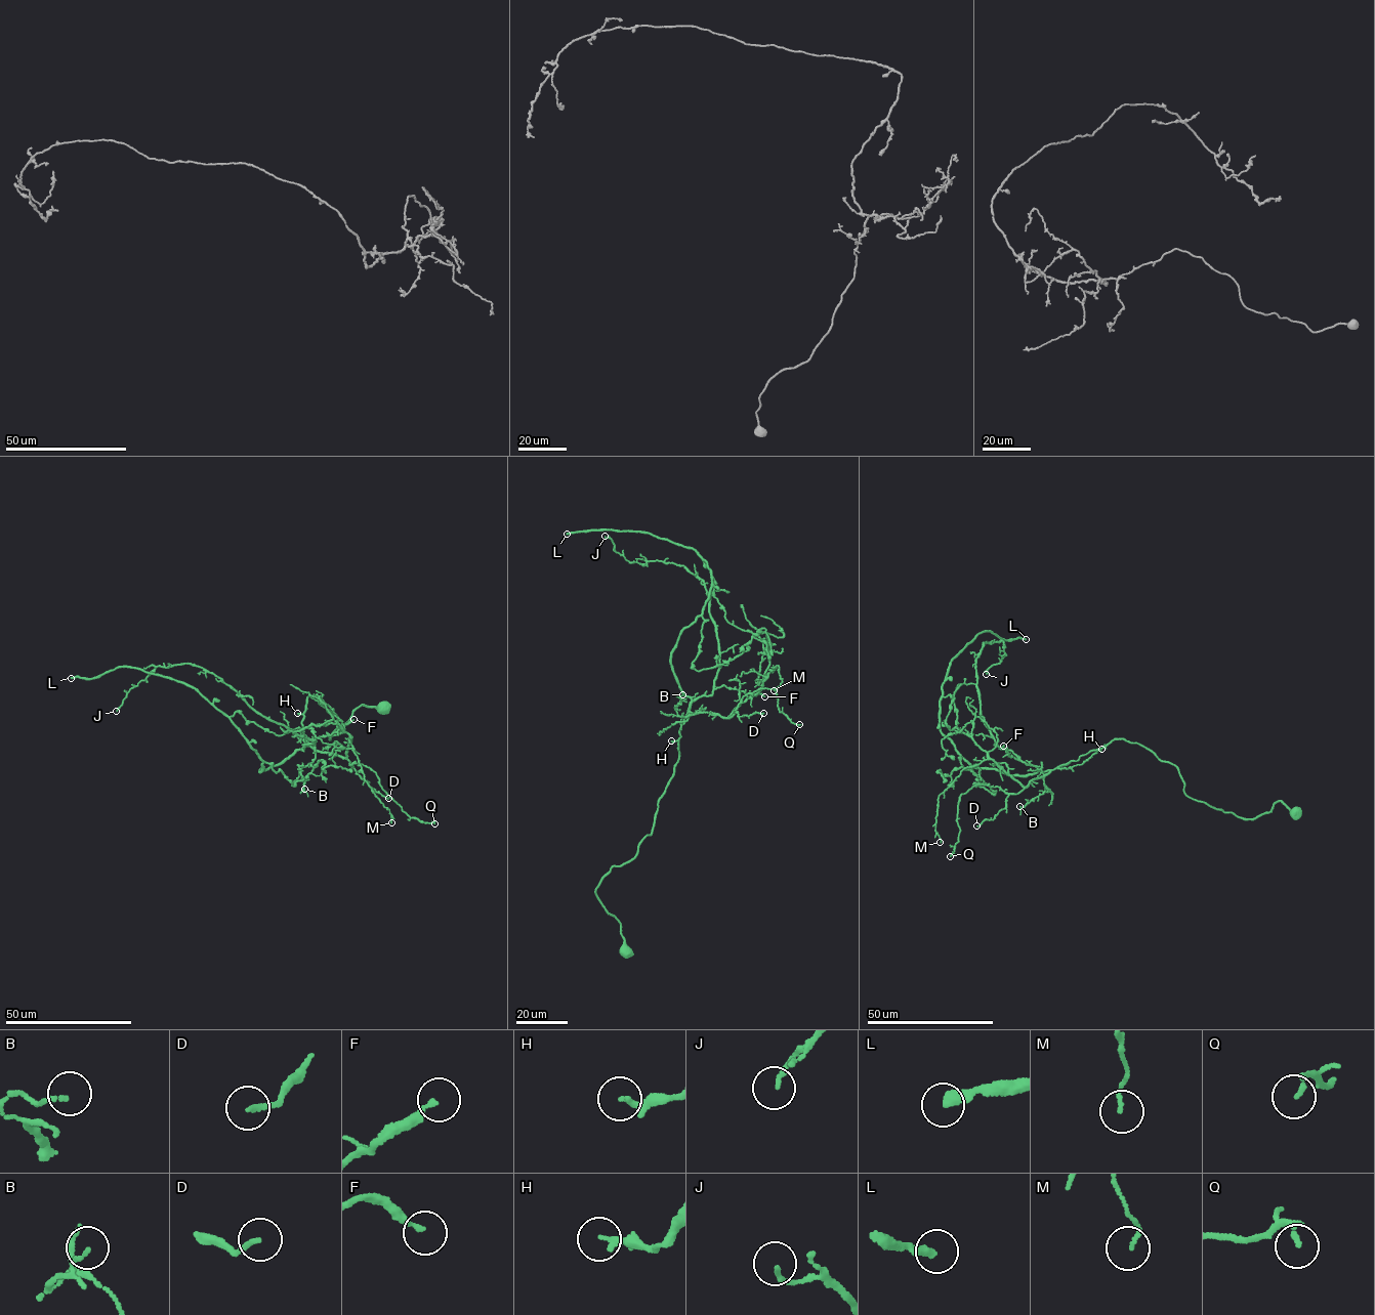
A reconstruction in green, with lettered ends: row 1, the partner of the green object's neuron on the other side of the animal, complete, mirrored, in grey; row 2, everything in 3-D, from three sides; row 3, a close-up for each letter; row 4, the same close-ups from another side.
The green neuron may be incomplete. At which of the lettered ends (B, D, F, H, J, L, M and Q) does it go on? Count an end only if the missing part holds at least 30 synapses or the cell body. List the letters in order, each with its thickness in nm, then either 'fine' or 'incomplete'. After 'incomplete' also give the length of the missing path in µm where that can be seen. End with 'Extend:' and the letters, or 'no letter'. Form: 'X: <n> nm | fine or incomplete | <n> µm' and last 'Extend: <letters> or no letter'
B: 110 nm | fine
D: 160 nm | fine
F: 200 nm | fine
H: 200 nm | fine
J: 130 nm | fine
L: 320 nm | incomplete | 200 µm
M: 90 nm | fine
Q: 180 nm | fine
Extend: L

